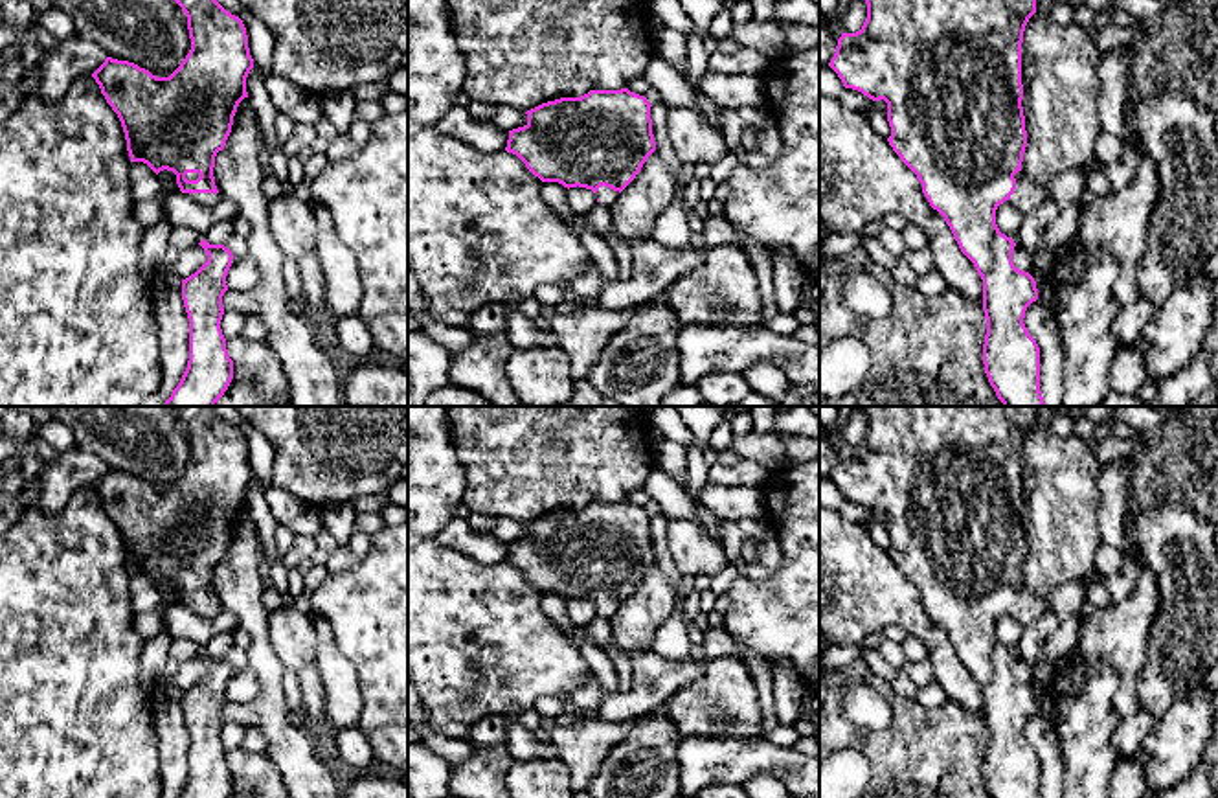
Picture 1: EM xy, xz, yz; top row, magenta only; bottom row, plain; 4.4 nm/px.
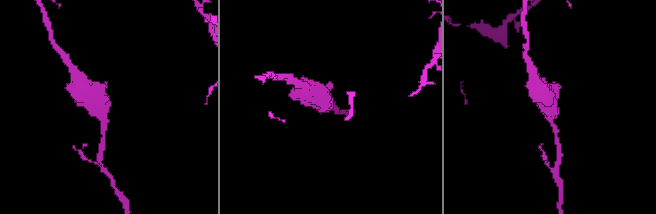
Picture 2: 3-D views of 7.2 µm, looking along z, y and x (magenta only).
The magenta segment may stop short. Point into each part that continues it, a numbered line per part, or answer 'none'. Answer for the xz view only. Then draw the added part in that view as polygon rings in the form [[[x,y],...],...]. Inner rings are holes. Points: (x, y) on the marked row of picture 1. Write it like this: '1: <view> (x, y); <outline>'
1: xz (607, 197); [[[601,186],[595,195],[597,195],[601,206],[610,208],[615,202],[615,199],[619,197],[619,191]]]

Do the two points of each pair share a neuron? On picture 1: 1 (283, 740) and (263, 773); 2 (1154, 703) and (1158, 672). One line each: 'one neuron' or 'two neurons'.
1: two neurons
2: one neuron

